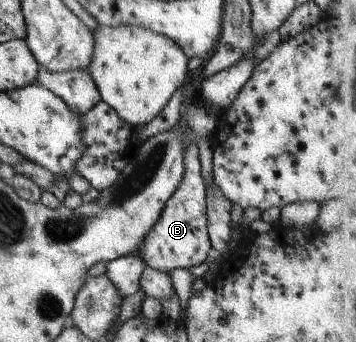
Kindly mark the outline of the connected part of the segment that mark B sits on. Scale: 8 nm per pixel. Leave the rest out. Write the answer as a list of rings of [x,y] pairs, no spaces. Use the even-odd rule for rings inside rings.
[[[187,141],[183,155],[185,155],[185,173],[181,177],[181,183],[163,205],[157,221],[145,233],[139,253],[136,254],[144,265],[165,274],[173,269],[188,270],[189,267],[198,266],[213,255],[207,235],[205,187],[200,174],[196,143]]]

